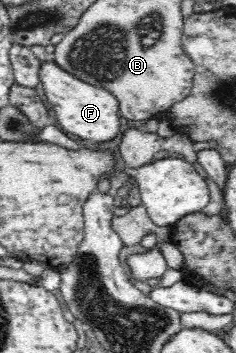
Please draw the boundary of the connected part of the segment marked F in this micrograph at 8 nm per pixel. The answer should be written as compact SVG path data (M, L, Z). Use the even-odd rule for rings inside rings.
M43 61L39 67L39 79L44 87L47 101L55 111L61 127L81 139L95 144L111 141L121 135L121 115L117 98L106 89L94 86L63 71L54 61Z

